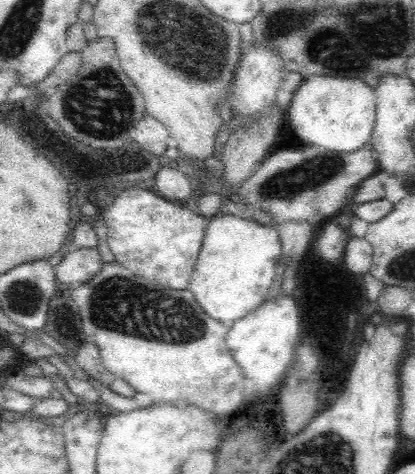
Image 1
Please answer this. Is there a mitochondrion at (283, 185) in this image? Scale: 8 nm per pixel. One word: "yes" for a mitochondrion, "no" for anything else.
yes

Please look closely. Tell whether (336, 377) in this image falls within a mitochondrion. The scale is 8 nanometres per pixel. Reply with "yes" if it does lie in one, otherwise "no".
no

